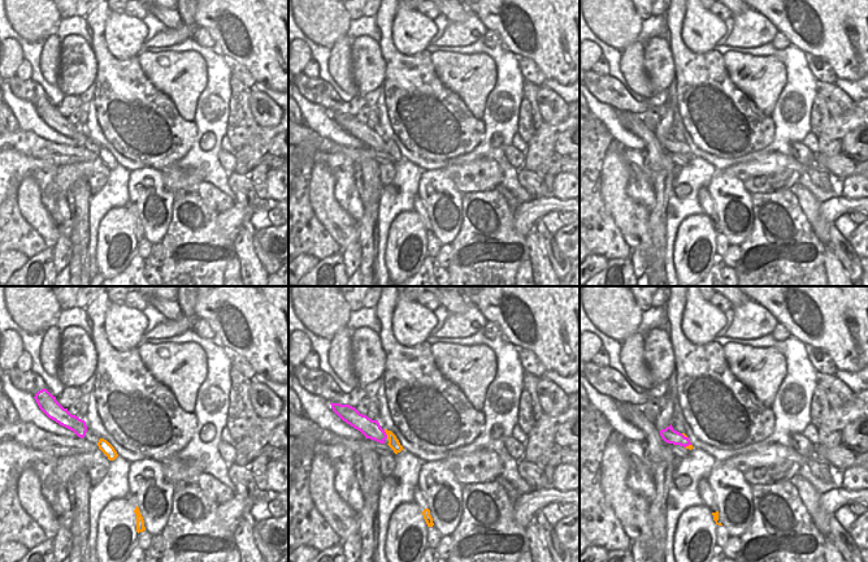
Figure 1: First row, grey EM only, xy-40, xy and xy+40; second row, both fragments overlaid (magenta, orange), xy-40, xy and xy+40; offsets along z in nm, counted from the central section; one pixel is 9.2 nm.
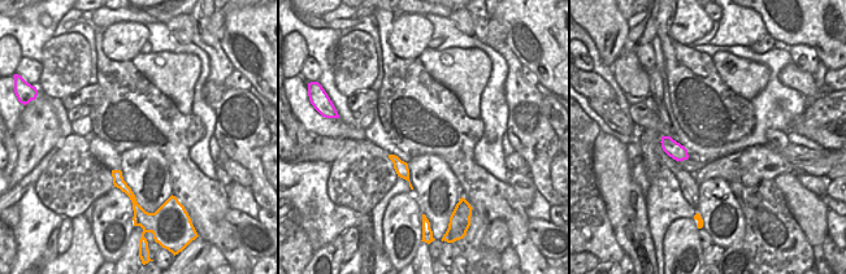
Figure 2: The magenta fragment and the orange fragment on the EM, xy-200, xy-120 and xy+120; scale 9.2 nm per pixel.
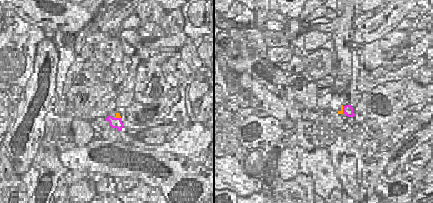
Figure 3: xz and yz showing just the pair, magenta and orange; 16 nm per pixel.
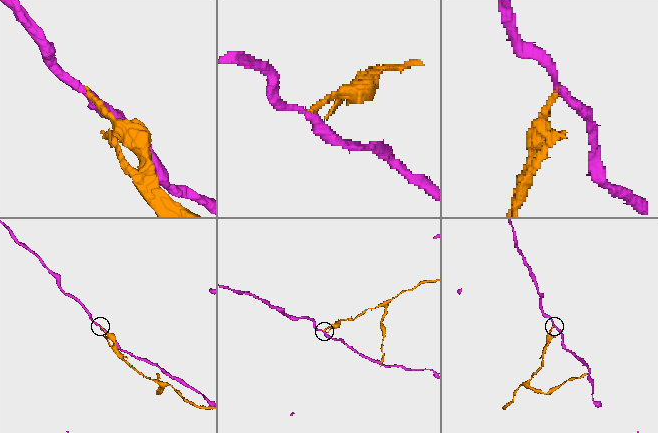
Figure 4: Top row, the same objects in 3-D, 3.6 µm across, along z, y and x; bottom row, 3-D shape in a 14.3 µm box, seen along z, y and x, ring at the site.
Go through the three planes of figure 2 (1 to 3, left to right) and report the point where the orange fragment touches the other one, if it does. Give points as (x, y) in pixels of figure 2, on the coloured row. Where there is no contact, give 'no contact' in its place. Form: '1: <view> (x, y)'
1: no contact
2: no contact
3: no contact

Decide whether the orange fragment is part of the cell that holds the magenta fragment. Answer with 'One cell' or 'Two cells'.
Two cells.

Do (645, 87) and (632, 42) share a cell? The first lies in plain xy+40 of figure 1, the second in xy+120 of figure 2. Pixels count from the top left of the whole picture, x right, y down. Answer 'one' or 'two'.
two

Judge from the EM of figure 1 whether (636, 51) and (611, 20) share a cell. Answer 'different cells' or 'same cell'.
same cell

